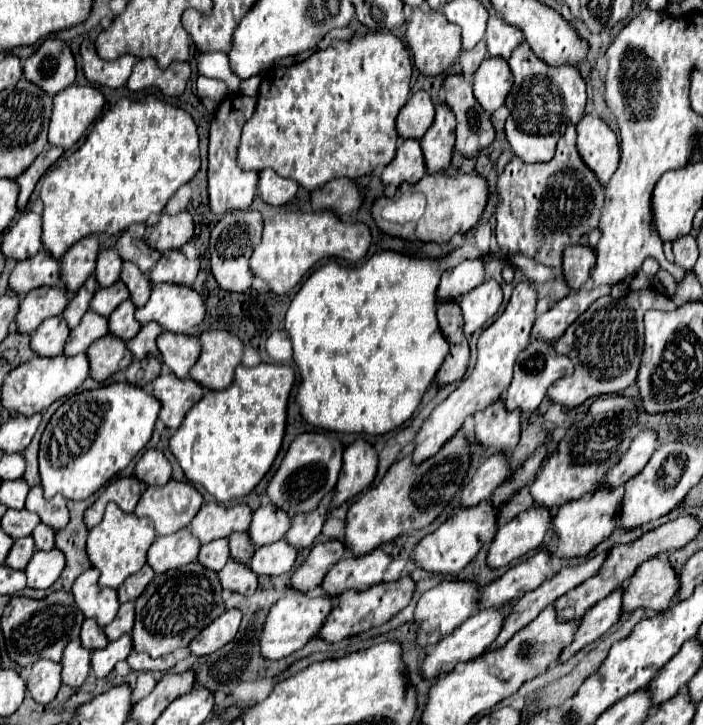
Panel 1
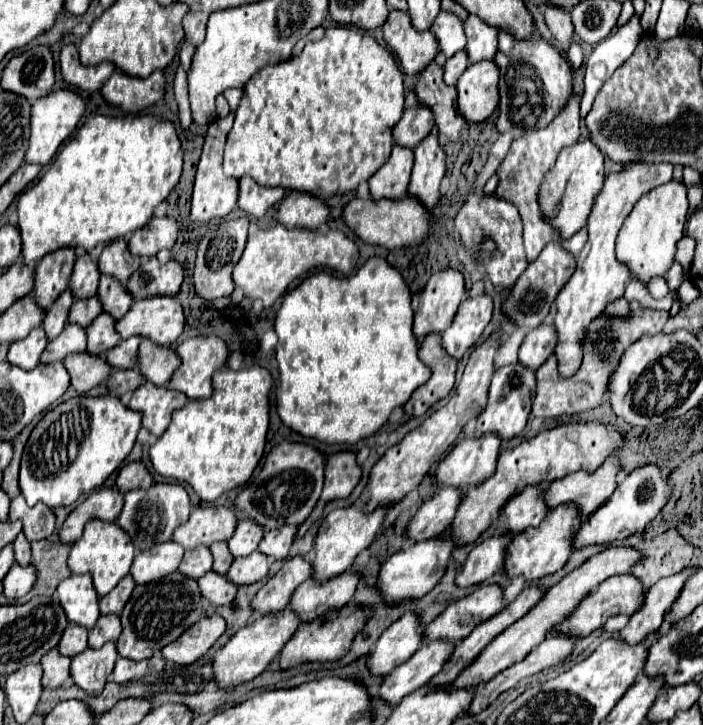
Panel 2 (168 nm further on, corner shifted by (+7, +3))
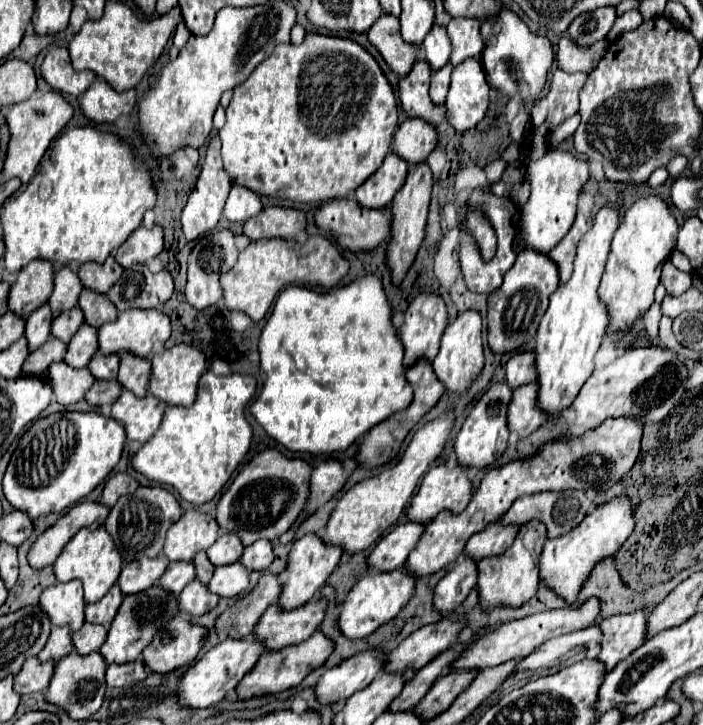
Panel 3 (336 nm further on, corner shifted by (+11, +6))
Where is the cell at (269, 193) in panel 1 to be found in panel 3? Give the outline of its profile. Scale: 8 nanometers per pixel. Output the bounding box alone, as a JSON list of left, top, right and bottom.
[224,183,262,221]

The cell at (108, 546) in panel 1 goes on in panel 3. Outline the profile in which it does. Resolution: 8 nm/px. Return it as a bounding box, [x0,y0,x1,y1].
[54,527,122,603]

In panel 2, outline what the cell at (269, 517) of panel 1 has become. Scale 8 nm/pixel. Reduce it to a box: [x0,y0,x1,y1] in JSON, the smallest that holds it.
[228,520,264,558]

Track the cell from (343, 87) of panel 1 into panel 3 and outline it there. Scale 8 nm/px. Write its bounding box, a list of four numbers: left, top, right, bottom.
[220,33,398,203]

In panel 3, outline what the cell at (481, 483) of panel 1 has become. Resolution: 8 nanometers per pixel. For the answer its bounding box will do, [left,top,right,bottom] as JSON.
[368,519,426,571]

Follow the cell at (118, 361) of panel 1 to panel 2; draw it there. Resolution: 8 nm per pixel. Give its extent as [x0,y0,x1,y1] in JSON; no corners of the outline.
[64,352,112,394]

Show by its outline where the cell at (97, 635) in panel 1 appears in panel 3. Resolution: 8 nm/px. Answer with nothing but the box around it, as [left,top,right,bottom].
[38,627,74,661]

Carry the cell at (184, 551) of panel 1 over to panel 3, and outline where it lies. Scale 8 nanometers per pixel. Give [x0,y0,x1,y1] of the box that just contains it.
[118,555,168,595]

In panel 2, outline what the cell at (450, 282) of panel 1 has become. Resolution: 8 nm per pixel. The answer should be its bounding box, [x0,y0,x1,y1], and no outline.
[414,270,464,344]

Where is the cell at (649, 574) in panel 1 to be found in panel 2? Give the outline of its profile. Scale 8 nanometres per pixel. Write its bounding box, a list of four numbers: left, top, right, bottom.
[554,574,644,638]

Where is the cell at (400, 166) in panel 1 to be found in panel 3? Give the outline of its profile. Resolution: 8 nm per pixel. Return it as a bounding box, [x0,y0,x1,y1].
[356,153,408,209]

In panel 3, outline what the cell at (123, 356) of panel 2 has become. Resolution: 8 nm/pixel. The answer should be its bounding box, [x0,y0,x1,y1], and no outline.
[88,353,120,379]

